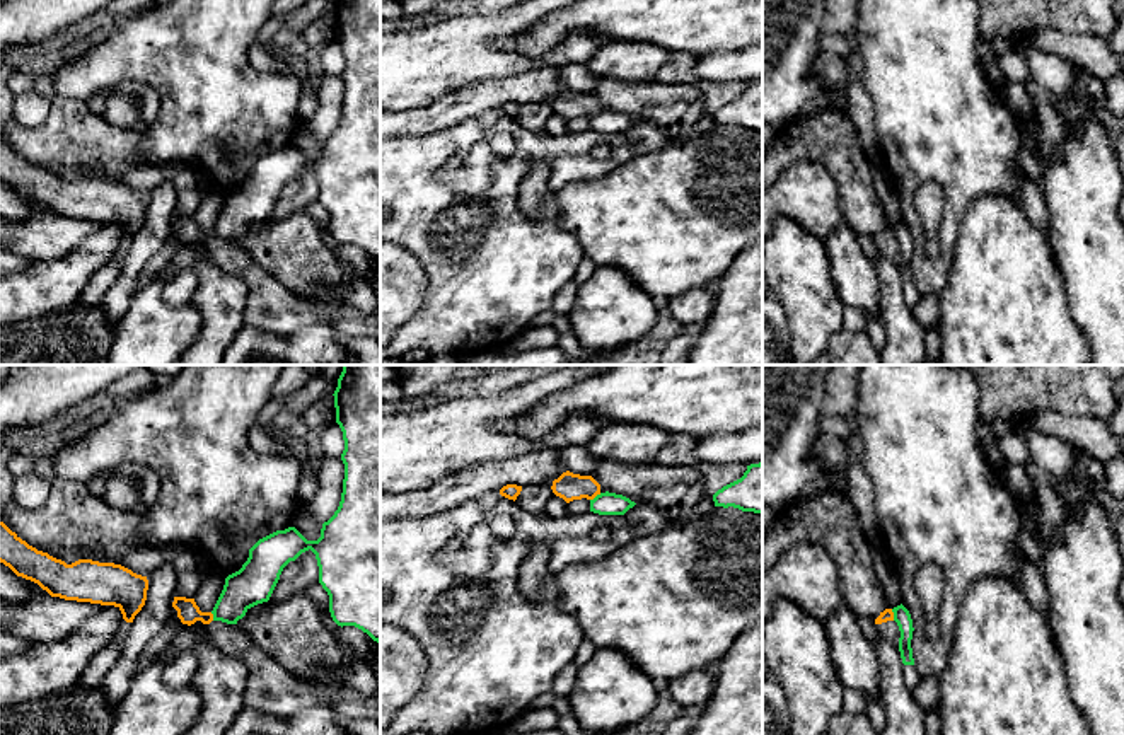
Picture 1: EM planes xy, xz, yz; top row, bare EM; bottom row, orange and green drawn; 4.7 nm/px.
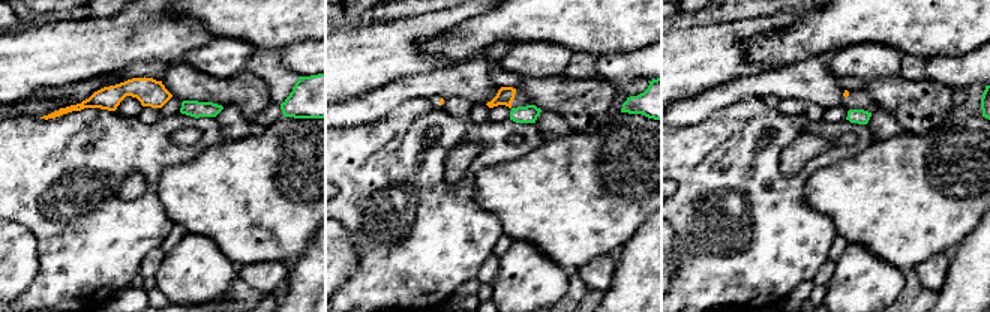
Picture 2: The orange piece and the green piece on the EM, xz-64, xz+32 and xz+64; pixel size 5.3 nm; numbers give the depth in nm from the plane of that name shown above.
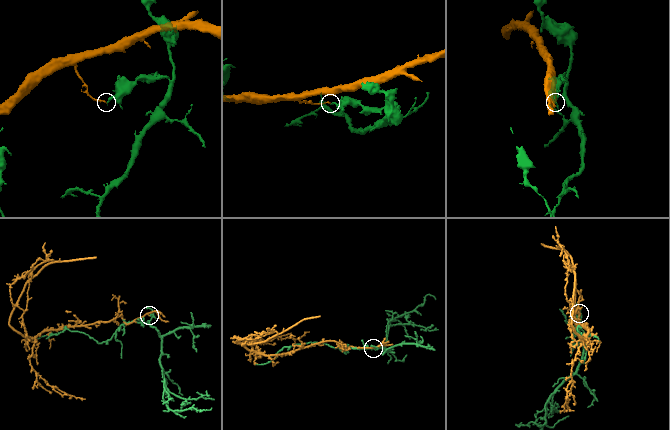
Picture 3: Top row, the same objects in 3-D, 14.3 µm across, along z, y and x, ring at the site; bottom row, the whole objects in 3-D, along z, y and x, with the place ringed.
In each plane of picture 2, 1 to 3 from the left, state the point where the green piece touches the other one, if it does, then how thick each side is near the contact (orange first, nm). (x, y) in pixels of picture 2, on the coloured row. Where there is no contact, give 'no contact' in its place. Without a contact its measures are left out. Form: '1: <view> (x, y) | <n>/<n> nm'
1: no contact
2: no contact
3: no contact

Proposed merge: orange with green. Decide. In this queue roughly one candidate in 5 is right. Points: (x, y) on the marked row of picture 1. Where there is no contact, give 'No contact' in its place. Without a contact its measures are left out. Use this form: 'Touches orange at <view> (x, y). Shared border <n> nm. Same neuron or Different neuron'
Touches orange at yz (892, 614). Shared border 60 nm. Different neuron

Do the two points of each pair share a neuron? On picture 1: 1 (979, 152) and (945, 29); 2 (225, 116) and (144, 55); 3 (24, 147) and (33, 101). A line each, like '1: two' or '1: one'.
1: one
2: one
3: two

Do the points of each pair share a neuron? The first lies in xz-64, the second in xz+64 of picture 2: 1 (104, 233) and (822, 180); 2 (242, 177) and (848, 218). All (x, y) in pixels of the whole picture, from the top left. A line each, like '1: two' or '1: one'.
1: two
2: one

